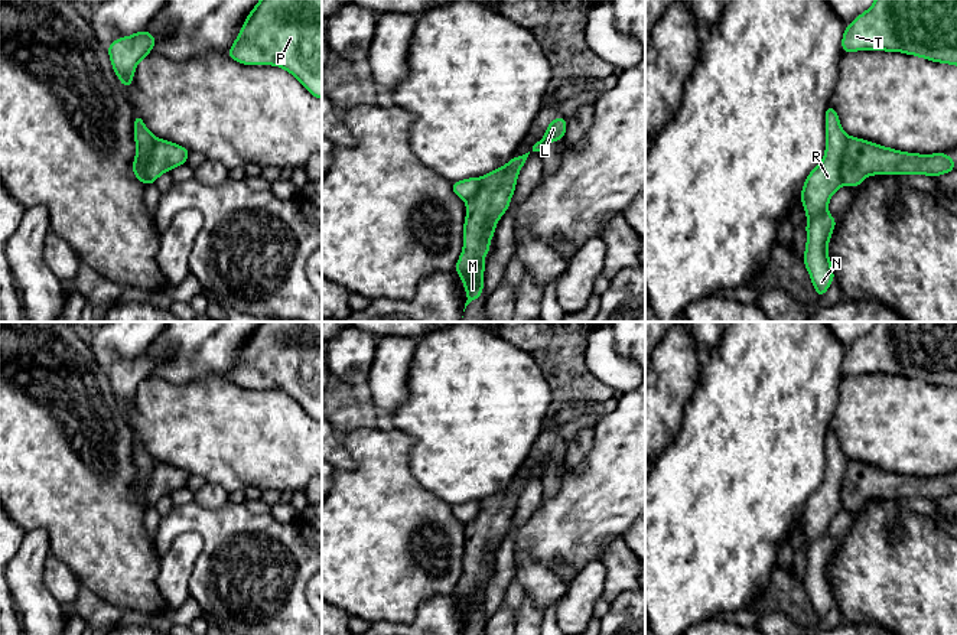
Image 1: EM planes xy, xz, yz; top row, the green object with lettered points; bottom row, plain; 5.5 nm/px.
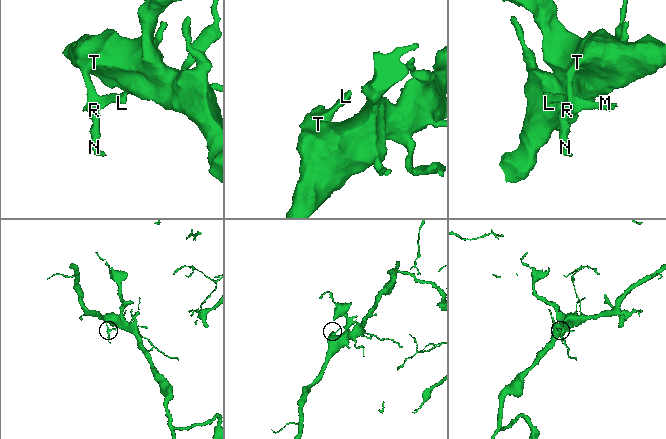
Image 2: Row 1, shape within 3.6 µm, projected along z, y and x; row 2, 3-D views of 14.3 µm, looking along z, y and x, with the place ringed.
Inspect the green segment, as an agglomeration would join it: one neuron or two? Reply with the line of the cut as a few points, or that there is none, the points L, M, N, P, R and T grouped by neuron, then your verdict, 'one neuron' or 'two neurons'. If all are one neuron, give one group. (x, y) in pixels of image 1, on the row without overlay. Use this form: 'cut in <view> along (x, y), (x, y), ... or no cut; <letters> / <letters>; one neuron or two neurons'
cut in yz along (849, 461), (842, 484), (842, 507); L M / N P R T; two neurons

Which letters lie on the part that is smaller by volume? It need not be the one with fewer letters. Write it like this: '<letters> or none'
L, M

